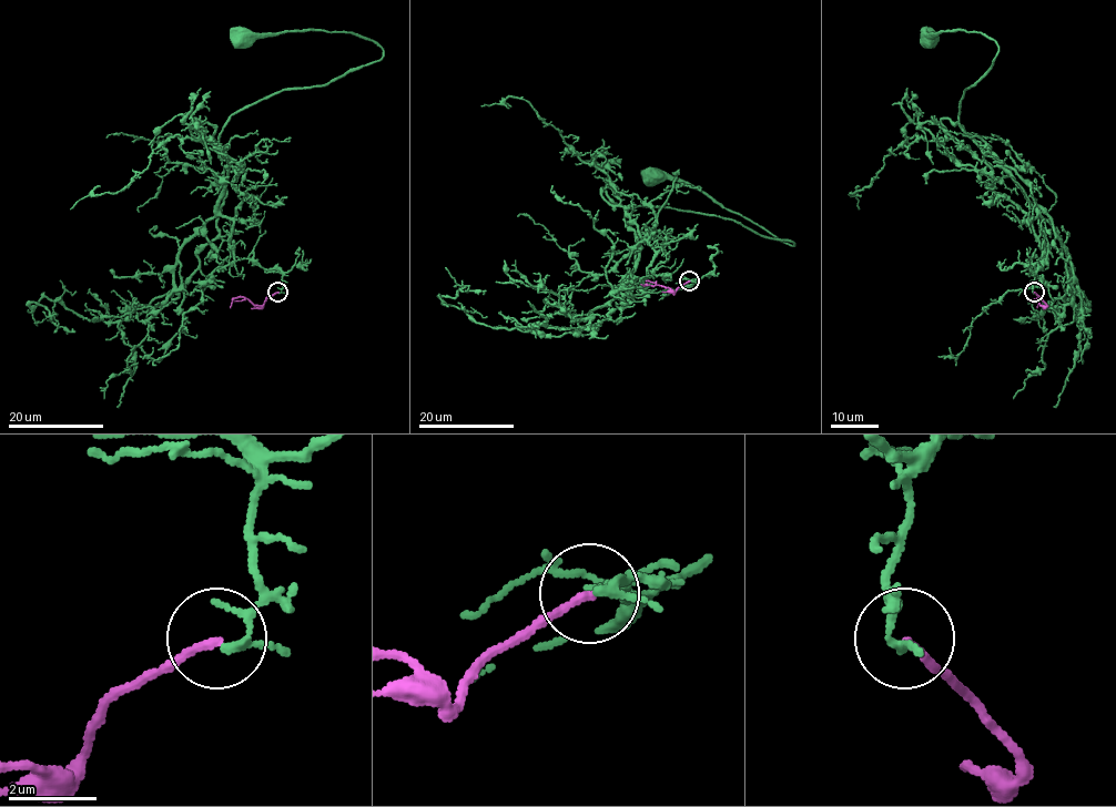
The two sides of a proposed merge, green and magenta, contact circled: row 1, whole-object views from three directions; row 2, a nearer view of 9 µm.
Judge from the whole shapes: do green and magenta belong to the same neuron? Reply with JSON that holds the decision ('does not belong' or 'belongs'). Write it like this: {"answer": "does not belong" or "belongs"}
{"answer": "does not belong"}

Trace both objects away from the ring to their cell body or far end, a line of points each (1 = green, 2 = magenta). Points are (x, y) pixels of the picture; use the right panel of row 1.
1: (1034, 292), (1045, 258), (1035, 208), (959, 121), (963, 92), (988, 70), (997, 46), (962, 30), (929, 39)
2: (1034, 292), (1045, 305), (1040, 304), (1038, 297), (1037, 307)

